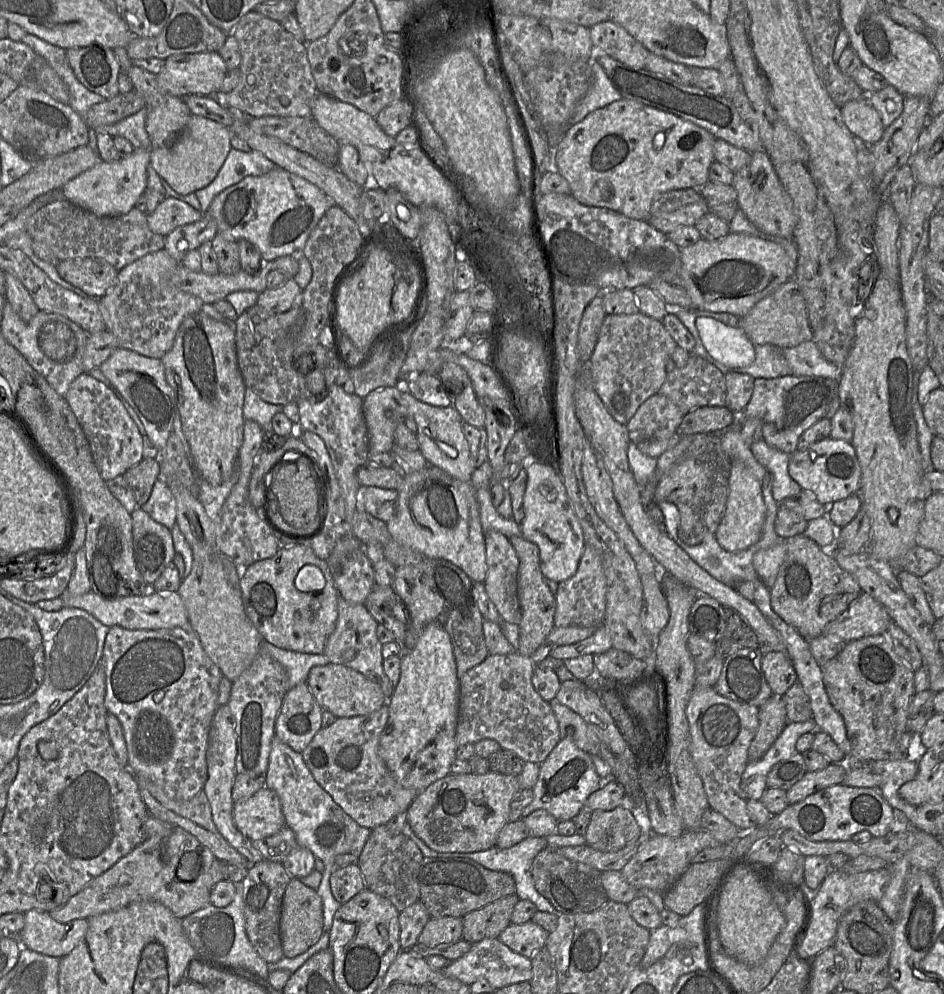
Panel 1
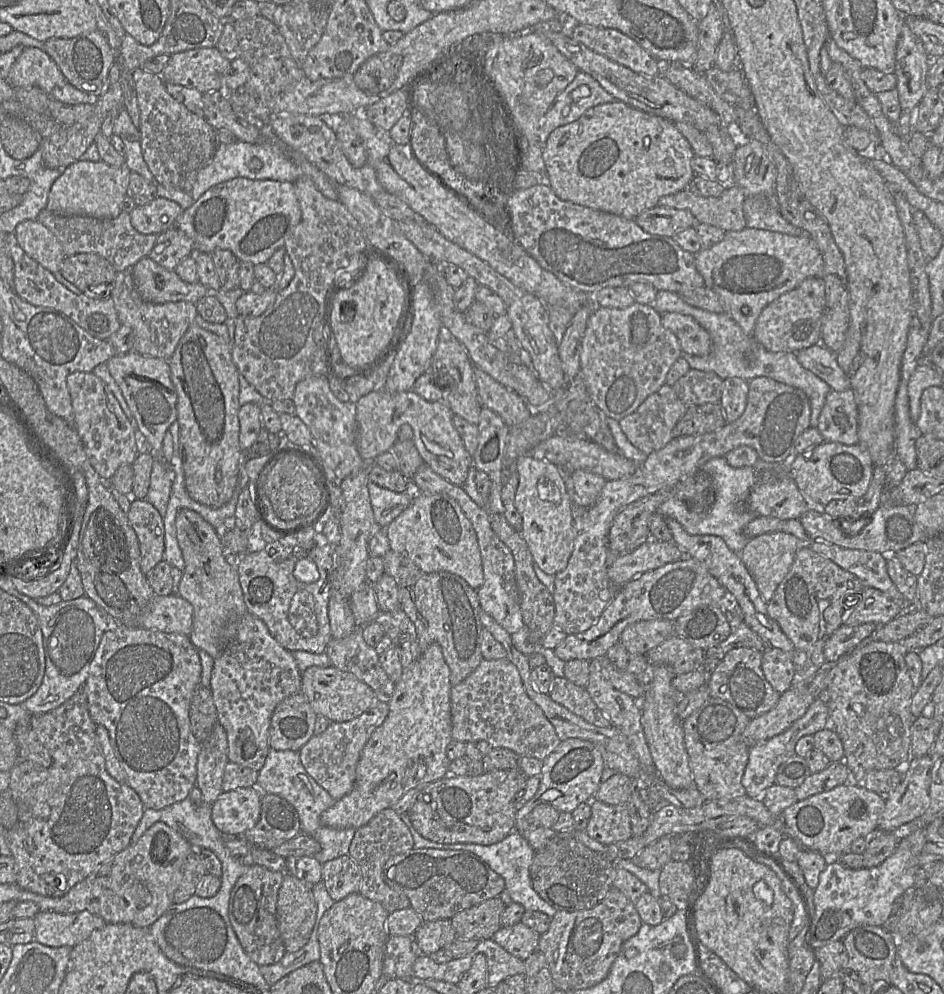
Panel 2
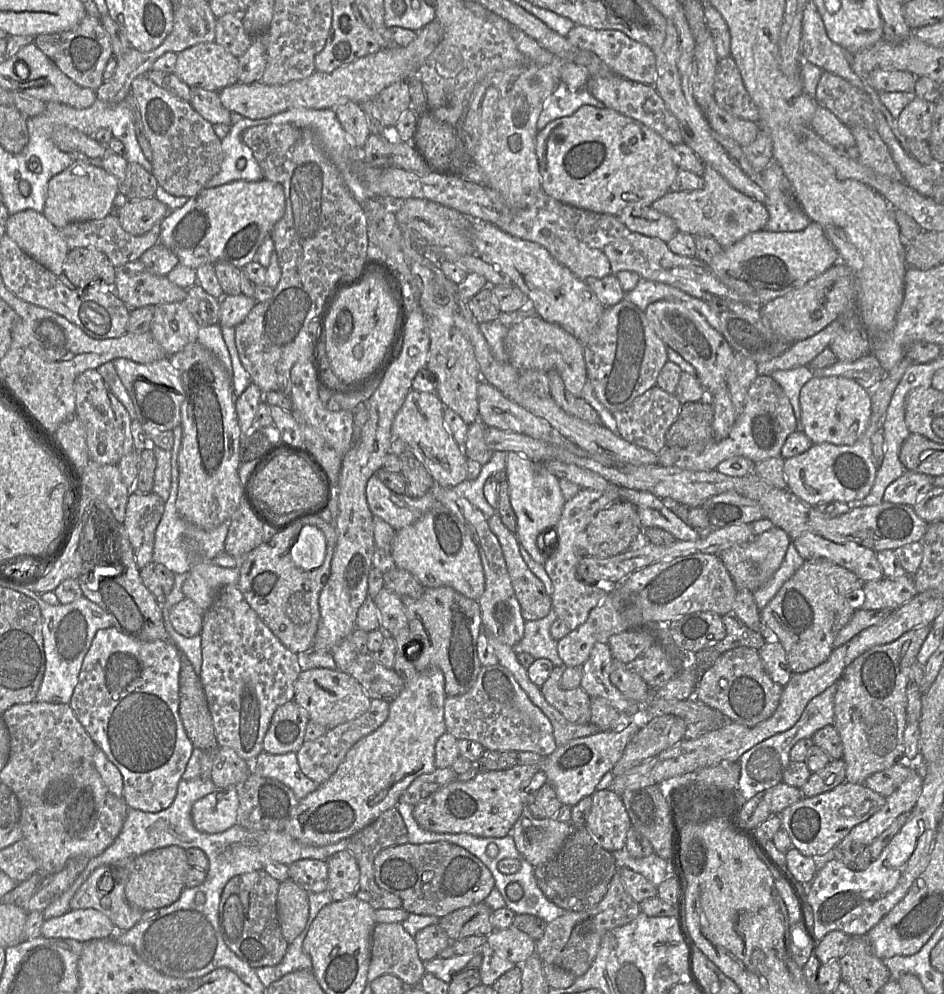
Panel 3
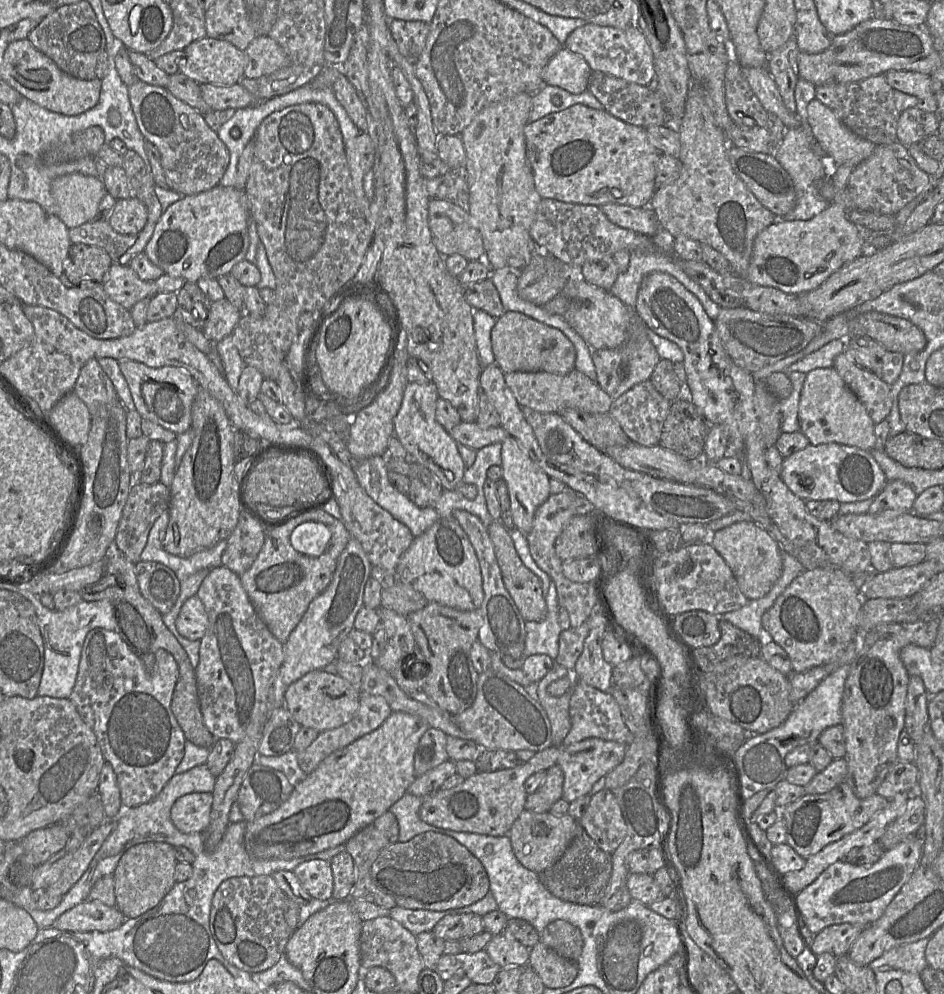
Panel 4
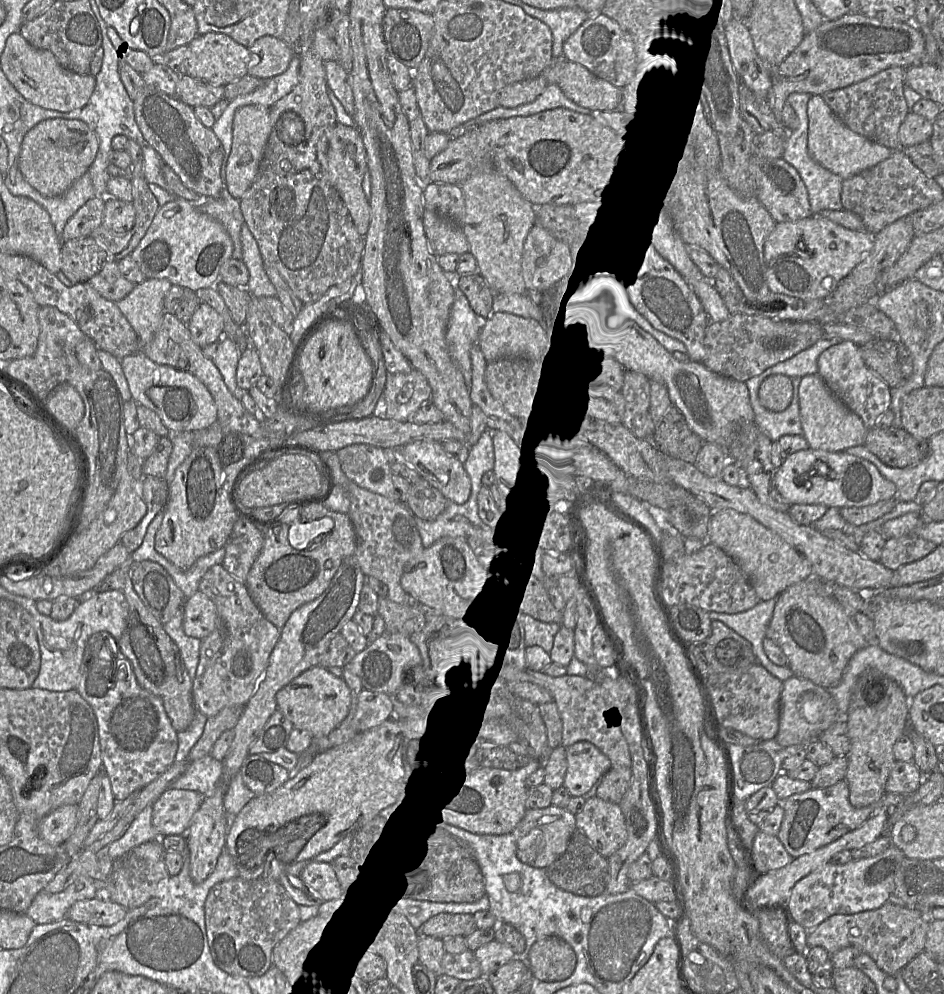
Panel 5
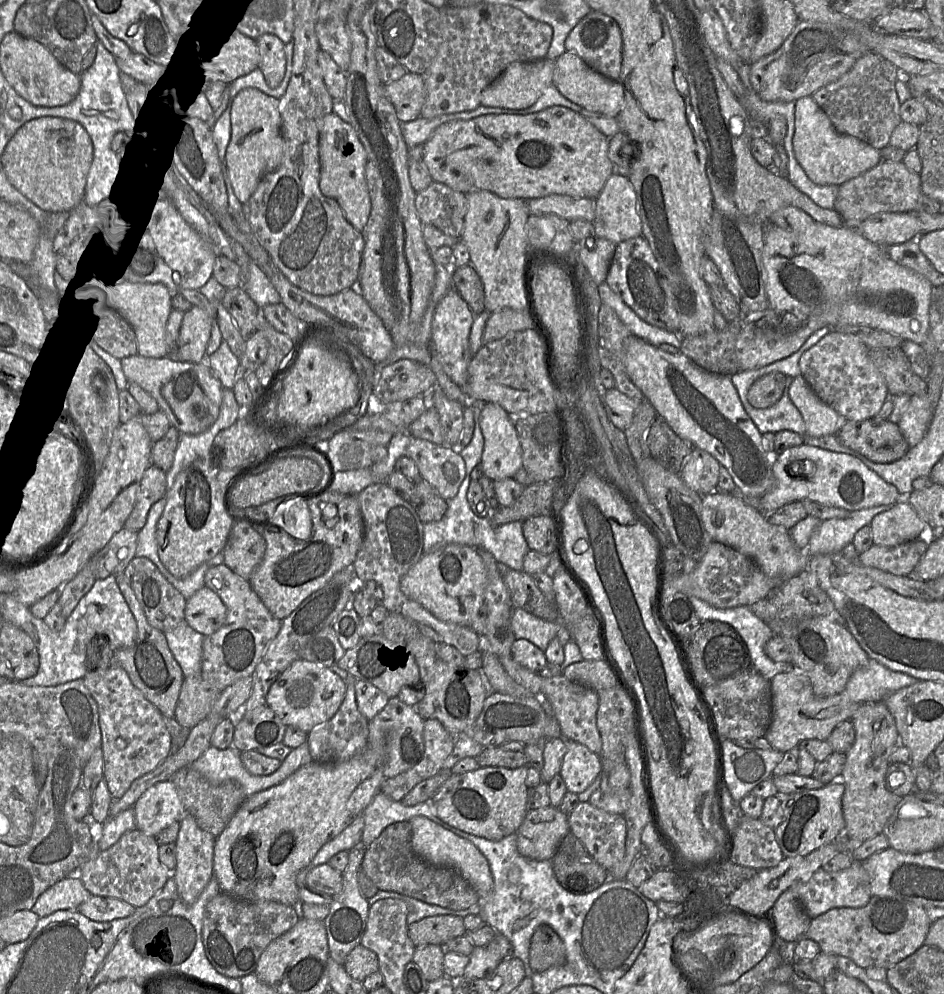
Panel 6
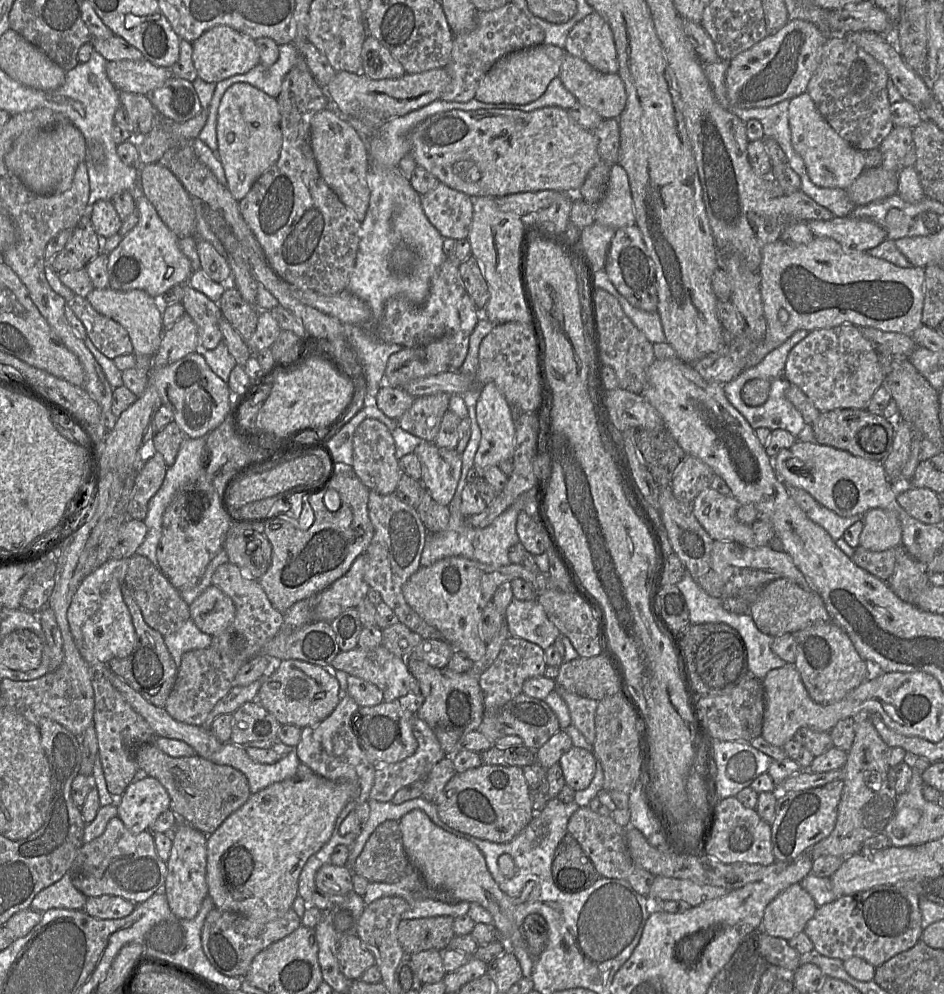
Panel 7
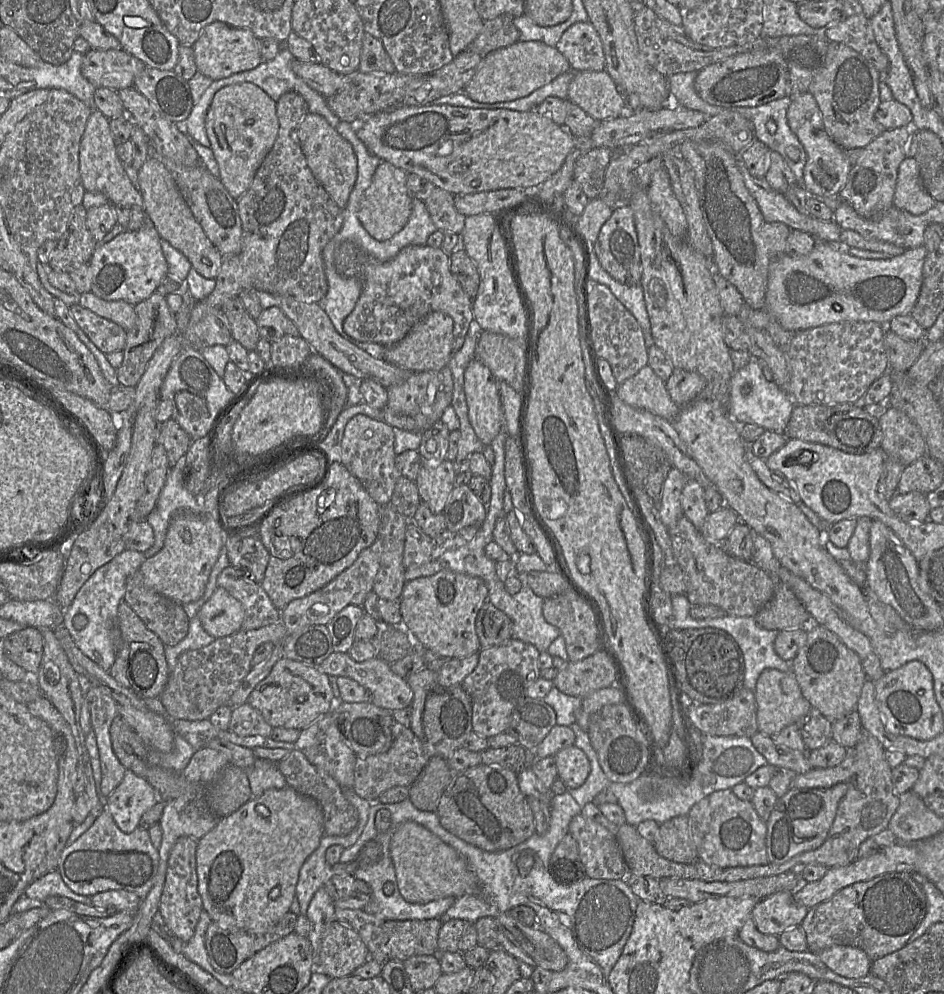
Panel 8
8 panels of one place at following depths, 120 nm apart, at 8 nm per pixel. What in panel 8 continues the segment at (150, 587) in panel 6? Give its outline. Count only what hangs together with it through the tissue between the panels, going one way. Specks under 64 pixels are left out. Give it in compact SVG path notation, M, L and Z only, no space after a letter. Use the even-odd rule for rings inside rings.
M139 570L126 581L124 601L165 646L175 646L186 637L190 620L182 605L149 588Z

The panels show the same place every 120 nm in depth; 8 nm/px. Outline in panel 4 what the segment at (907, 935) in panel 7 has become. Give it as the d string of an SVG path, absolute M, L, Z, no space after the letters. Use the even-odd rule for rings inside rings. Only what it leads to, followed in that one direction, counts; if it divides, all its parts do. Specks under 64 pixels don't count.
M851 923L827 926L815 935L810 949L816 955L825 952L831 953L836 957L845 955L865 927Z

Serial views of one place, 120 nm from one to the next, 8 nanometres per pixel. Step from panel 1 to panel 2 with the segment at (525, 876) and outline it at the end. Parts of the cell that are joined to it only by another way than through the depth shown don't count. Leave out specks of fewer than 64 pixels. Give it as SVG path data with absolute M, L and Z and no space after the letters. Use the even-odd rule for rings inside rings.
M408 813L401 814L400 817L413 837L414 848L467 851L485 861L490 868L499 874L505 881L505 890L500 894L499 898L506 904L506 906L515 902L522 905L526 911L540 911L548 915L550 918L553 918L556 915L557 910L544 901L533 888L530 870L534 860L535 851L530 846L529 842L518 831L512 832L501 842L492 845L470 843L443 844L432 842L422 837L414 829L410 822Z

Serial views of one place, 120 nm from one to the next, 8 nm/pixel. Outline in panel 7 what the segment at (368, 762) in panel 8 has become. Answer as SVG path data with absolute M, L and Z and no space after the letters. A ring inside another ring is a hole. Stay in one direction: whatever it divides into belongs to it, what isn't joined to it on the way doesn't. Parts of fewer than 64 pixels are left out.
M416 715L412 722L412 728L418 743L418 748L412 756L392 764L380 763L378 765L377 763L373 763L376 770L374 783L369 794L370 800L391 802L398 790L418 780L424 780L432 768L446 757L434 732L423 720L416 717Z

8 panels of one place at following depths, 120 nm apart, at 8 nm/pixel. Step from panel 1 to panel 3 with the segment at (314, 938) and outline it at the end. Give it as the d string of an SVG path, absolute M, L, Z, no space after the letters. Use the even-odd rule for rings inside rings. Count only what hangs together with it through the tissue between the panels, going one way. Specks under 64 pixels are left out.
M290 878L281 882L277 911L282 935L290 944L306 926L309 917L309 893Z

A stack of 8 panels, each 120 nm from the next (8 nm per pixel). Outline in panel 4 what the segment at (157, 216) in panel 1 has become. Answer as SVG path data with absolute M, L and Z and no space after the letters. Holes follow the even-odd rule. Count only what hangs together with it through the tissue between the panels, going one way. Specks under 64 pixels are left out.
M135 196L118 199L108 217L112 228L123 235L139 233L147 222L148 211Z

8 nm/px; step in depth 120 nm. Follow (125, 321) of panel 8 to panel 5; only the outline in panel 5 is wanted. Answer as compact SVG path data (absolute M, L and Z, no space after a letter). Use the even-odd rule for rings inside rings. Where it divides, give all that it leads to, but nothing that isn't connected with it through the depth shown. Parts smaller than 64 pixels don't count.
M146 279L122 300L115 302L141 344L151 341L164 315L163 302L172 284L166 279Z

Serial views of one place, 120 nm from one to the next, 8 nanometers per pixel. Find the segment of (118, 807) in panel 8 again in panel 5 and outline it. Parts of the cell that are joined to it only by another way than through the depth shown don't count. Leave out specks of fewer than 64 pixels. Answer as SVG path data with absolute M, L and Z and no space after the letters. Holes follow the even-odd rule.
M166 789L152 804L152 824L160 837L185 835L204 798L196 791Z

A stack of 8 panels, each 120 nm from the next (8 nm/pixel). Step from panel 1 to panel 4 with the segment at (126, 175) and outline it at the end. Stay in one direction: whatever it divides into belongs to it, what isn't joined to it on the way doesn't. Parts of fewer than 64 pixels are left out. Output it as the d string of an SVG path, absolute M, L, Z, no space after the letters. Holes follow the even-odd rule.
M70 173L59 176L51 182L51 194L56 204L56 215L70 229L95 218L99 204L107 191L101 177Z

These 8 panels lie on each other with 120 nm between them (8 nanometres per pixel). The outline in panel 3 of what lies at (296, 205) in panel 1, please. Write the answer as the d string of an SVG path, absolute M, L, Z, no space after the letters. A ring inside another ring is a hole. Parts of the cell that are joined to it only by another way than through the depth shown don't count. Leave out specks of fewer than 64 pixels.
M265 179L255 182L237 180L213 188L203 188L182 207L170 211L160 223L159 242L178 257L179 264L194 270L203 264L214 265L222 261L242 269L254 261L258 248L284 213L285 195L280 184Z

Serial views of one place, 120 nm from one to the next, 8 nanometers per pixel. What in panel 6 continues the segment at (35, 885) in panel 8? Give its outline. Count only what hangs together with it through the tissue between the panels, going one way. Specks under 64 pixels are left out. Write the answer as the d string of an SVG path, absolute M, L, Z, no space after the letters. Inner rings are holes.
M75 873L45 890L31 910L43 918L58 910L77 910L91 896L79 874Z

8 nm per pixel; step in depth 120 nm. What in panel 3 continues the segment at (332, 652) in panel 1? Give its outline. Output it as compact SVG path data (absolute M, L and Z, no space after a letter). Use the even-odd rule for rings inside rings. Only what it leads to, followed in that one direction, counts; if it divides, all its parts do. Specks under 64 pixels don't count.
M358 653L346 673L360 683L371 700L392 702L405 684L393 669L384 667L370 653Z

